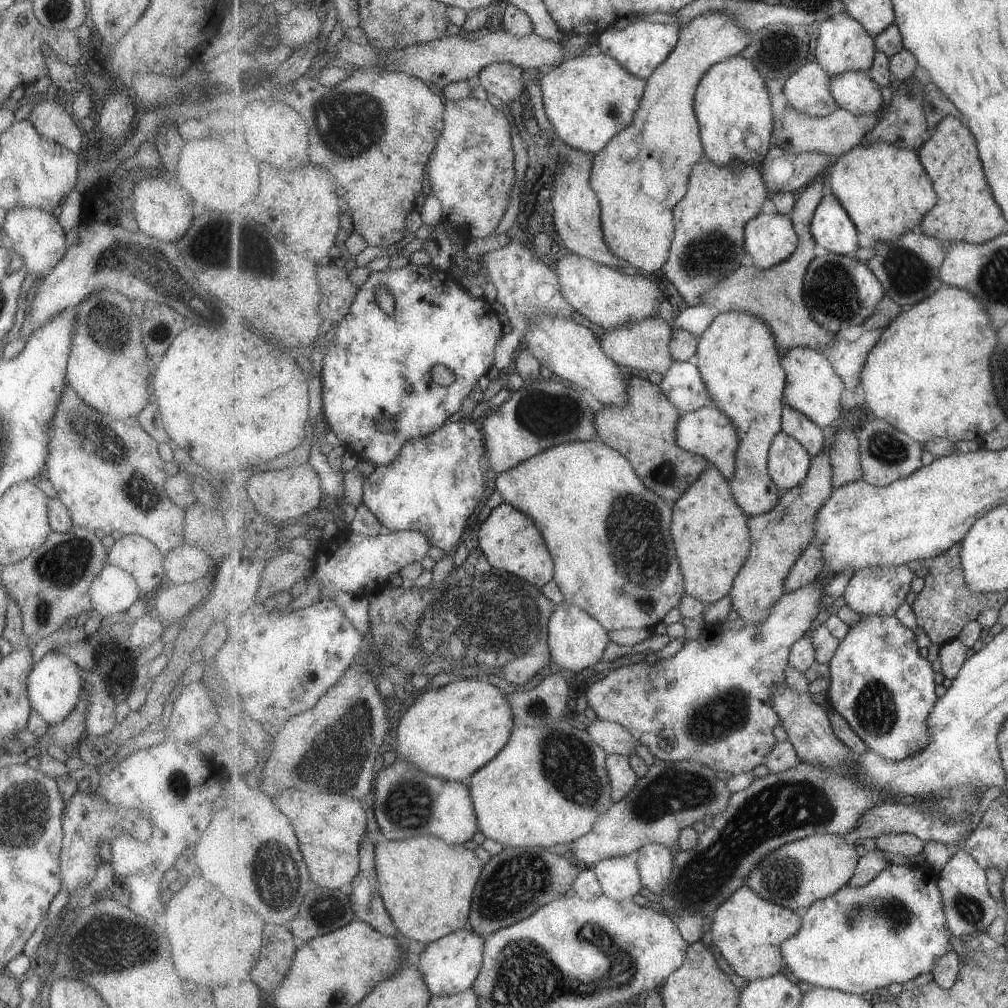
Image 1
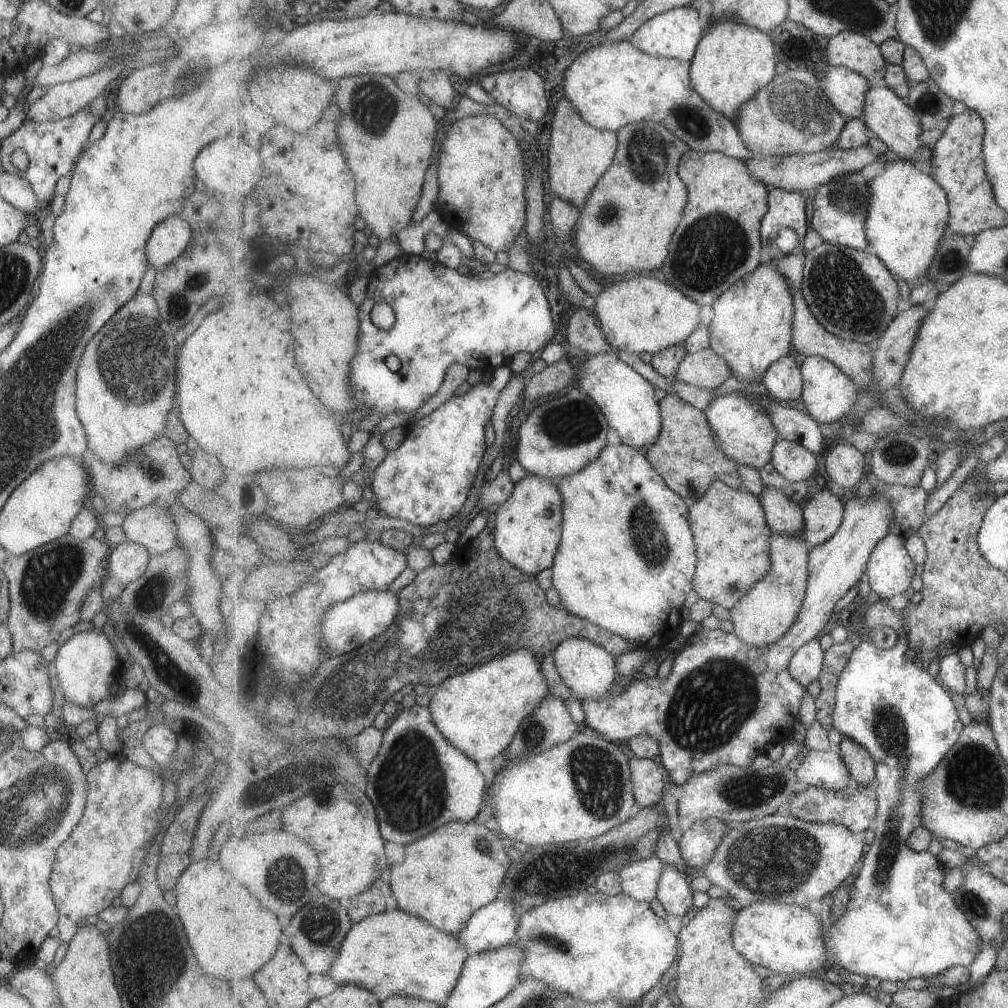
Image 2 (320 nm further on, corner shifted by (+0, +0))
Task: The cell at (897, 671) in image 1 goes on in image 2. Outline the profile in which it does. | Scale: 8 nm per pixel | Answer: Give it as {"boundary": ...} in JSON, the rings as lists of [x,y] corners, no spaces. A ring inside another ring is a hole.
{"boundary":[[[879,601],[872,604],[866,610],[866,613],[863,617],[863,622],[867,627],[863,627],[861,636],[858,641],[858,647],[855,649],[855,652],[850,656],[849,664],[844,668],[842,675],[839,679],[839,684],[837,685],[836,700],[833,704],[833,720],[834,727],[844,734],[845,737],[852,738],[856,740],[859,744],[862,744],[876,760],[876,780],[877,783],[874,786],[873,794],[876,796],[878,802],[878,812],[874,818],[874,827],[875,832],[874,841],[870,844],[870,849],[864,855],[862,861],[863,866],[858,872],[858,877],[853,882],[850,890],[851,900],[847,905],[847,910],[843,913],[842,917],[835,918],[833,914],[829,914],[830,910],[826,909],[825,916],[823,917],[823,932],[822,937],[826,942],[826,949],[828,950],[829,958],[829,967],[834,967],[835,969],[843,967],[849,972],[856,974],[863,974],[866,977],[873,976],[879,980],[889,980],[895,982],[905,981],[908,982],[911,979],[927,976],[937,976],[937,974],[942,974],[943,971],[951,968],[952,966],[966,966],[970,967],[977,955],[981,952],[982,944],[984,940],[978,933],[978,930],[973,926],[973,923],[970,919],[967,918],[966,911],[960,907],[954,899],[954,895],[946,889],[944,882],[946,880],[947,869],[942,865],[942,862],[938,857],[933,856],[931,852],[928,851],[914,851],[911,847],[908,846],[908,838],[911,833],[917,827],[920,827],[923,824],[922,817],[922,794],[917,788],[922,780],[928,775],[931,774],[938,766],[940,762],[943,762],[943,759],[946,757],[946,754],[950,752],[951,748],[955,746],[955,743],[959,740],[962,730],[965,729],[961,718],[959,718],[959,712],[957,712],[957,706],[955,702],[951,700],[951,696],[945,692],[945,688],[941,684],[937,684],[935,678],[932,678],[927,672],[927,669],[922,665],[921,659],[913,658],[909,659],[905,656],[905,652],[909,650],[910,646],[908,641],[908,631],[906,630],[906,620],[905,620],[905,611],[895,611],[893,608],[887,606],[885,602]],[[875,627],[891,627],[894,628],[899,633],[898,643],[892,649],[880,649],[876,647],[868,638],[868,634]]]}

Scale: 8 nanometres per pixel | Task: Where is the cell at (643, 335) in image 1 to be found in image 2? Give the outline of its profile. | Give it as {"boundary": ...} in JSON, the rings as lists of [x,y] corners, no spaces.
{"boundary":[[[710,346],[687,355],[681,361],[675,379],[699,388],[715,390],[731,375],[727,359]]]}

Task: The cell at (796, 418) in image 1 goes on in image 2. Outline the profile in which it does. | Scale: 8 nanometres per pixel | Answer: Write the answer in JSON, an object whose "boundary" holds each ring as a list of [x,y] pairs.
{"boundary":[[[785,355],[766,370],[763,383],[775,401],[793,402],[802,398],[805,386],[802,365],[797,364],[795,356]]]}

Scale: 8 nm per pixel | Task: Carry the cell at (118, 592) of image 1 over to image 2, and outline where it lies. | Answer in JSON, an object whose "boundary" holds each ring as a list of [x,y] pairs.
{"boundary":[[[126,538],[113,550],[109,550],[107,560],[105,560],[106,574],[124,587],[128,582],[133,582],[143,574],[148,558],[148,552],[144,546]]]}

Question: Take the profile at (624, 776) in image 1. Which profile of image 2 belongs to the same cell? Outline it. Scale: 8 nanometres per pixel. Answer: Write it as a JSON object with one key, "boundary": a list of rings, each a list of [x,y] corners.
{"boundary":[[[634,756],[630,760],[631,778],[634,781],[634,795],[638,809],[656,805],[663,800],[665,788],[674,785],[667,767],[655,759]]]}

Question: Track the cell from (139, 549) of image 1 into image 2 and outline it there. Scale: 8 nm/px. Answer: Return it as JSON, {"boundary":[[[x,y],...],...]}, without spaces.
{"boundary":[[[147,505],[122,517],[127,540],[144,546],[148,556],[169,550],[176,542],[176,524],[170,512],[159,505]]]}

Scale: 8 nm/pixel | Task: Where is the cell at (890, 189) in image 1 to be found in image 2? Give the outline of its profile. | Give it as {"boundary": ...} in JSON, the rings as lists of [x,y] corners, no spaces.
{"boundary":[[[899,158],[895,162],[887,162],[885,170],[879,176],[871,180],[872,186],[872,205],[870,213],[866,220],[866,233],[870,242],[869,252],[882,258],[889,270],[895,275],[907,282],[910,286],[919,285],[923,280],[926,280],[930,274],[930,268],[934,261],[935,255],[938,253],[941,246],[942,238],[950,224],[950,214],[952,208],[950,207],[950,200],[948,199],[948,192],[935,180],[935,177],[930,172],[918,169],[918,166],[909,159]]]}

